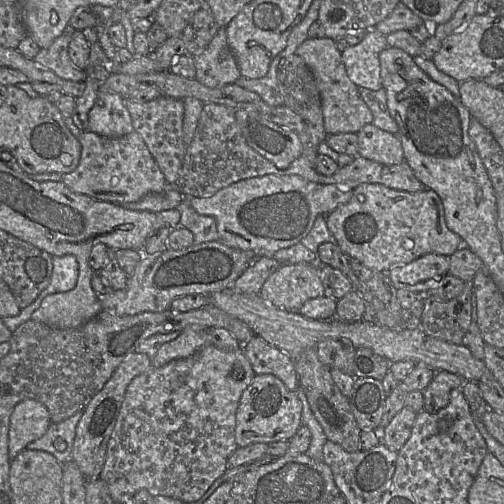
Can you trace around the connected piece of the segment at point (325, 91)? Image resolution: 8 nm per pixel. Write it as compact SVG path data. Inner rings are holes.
M326 36L308 38L298 46L295 54L303 58L316 80L327 135L357 133L365 125L373 122L373 114L362 99L358 87L348 77L341 52L333 39Z

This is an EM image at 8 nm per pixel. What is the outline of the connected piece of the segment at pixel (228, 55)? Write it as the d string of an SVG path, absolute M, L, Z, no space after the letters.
M220 28L209 45L193 55L195 79L209 88L221 88L235 84L241 72L226 37L225 28Z

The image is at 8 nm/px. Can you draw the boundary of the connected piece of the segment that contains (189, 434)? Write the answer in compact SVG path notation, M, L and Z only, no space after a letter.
M208 344L190 357L176 359L160 367L150 367L143 374L136 376L128 385L121 409L108 443L105 463L100 478L107 485L114 502L122 495L134 495L139 490L147 490L154 498L167 496L185 503L198 501L207 492L213 482L227 470L226 464L230 455L238 448L235 442L236 412L244 390L251 383L256 373L250 361L240 347L235 351L218 349Z

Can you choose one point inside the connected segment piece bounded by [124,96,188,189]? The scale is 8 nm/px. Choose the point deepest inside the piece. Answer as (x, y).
(159, 122)

